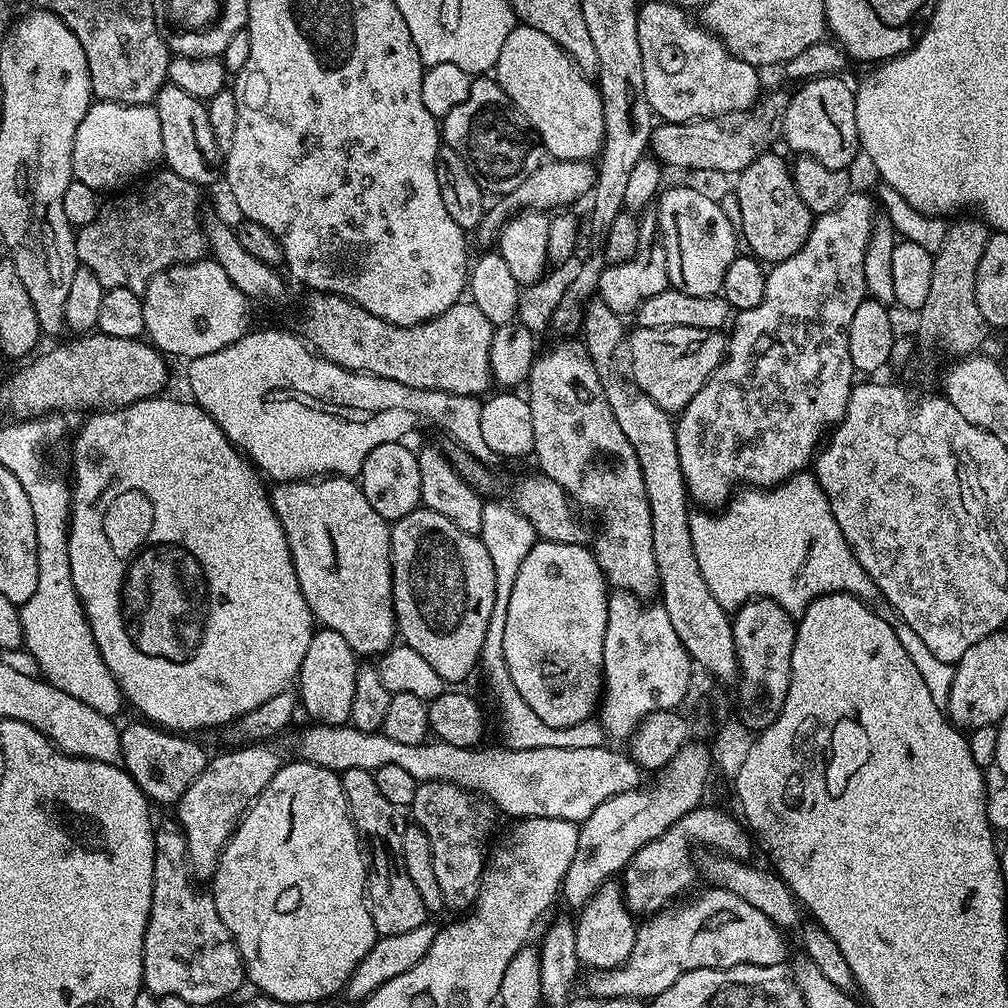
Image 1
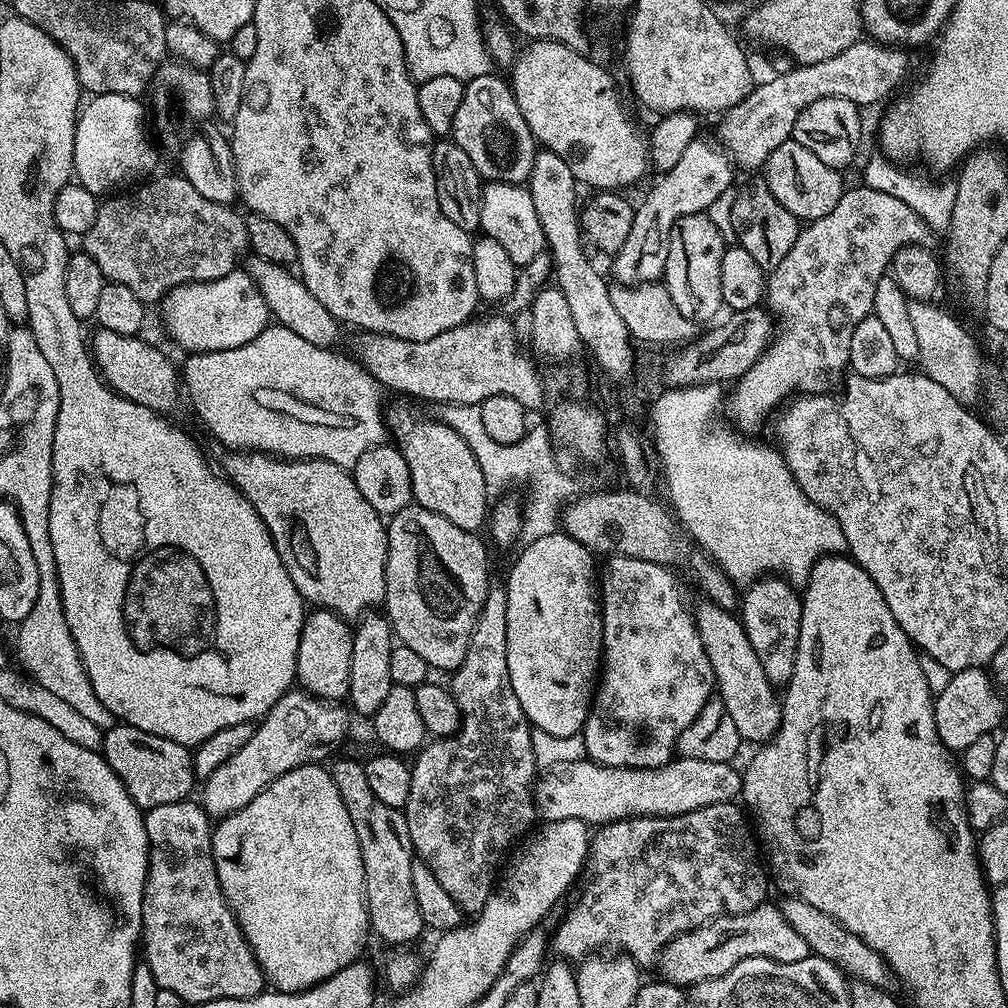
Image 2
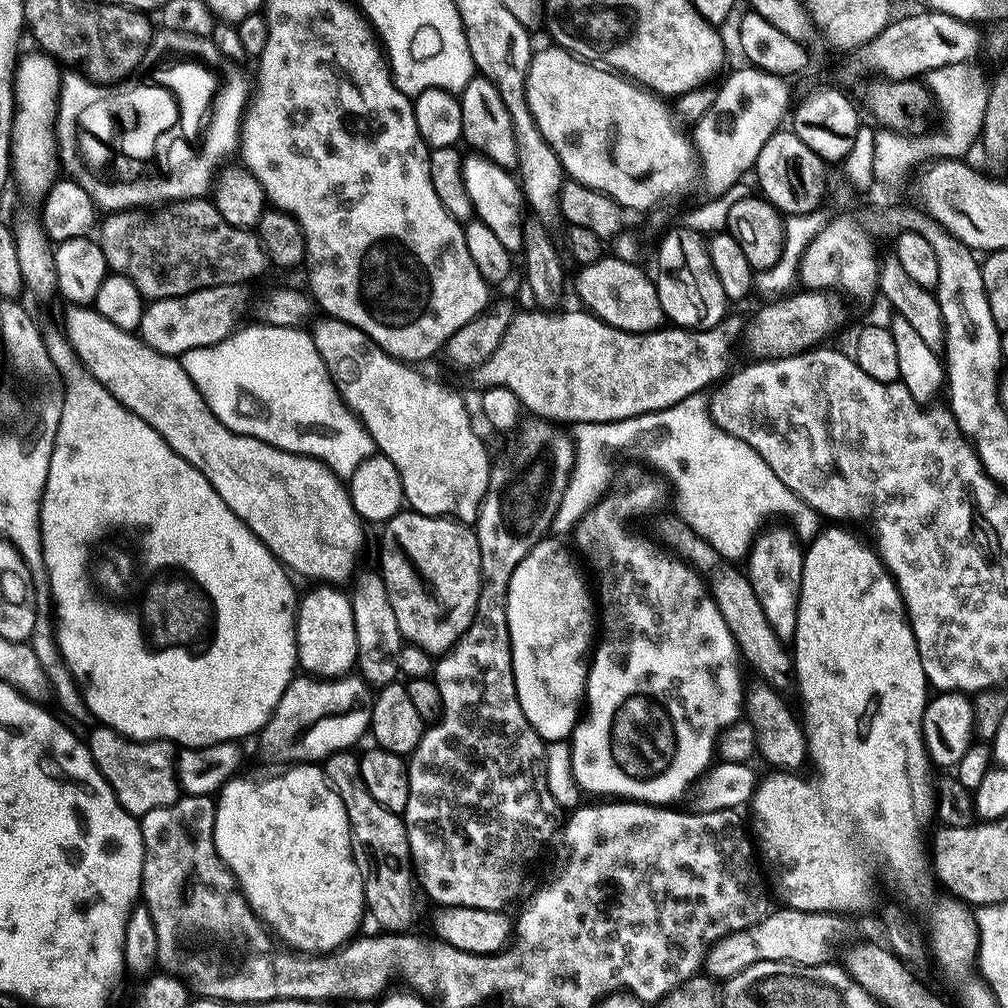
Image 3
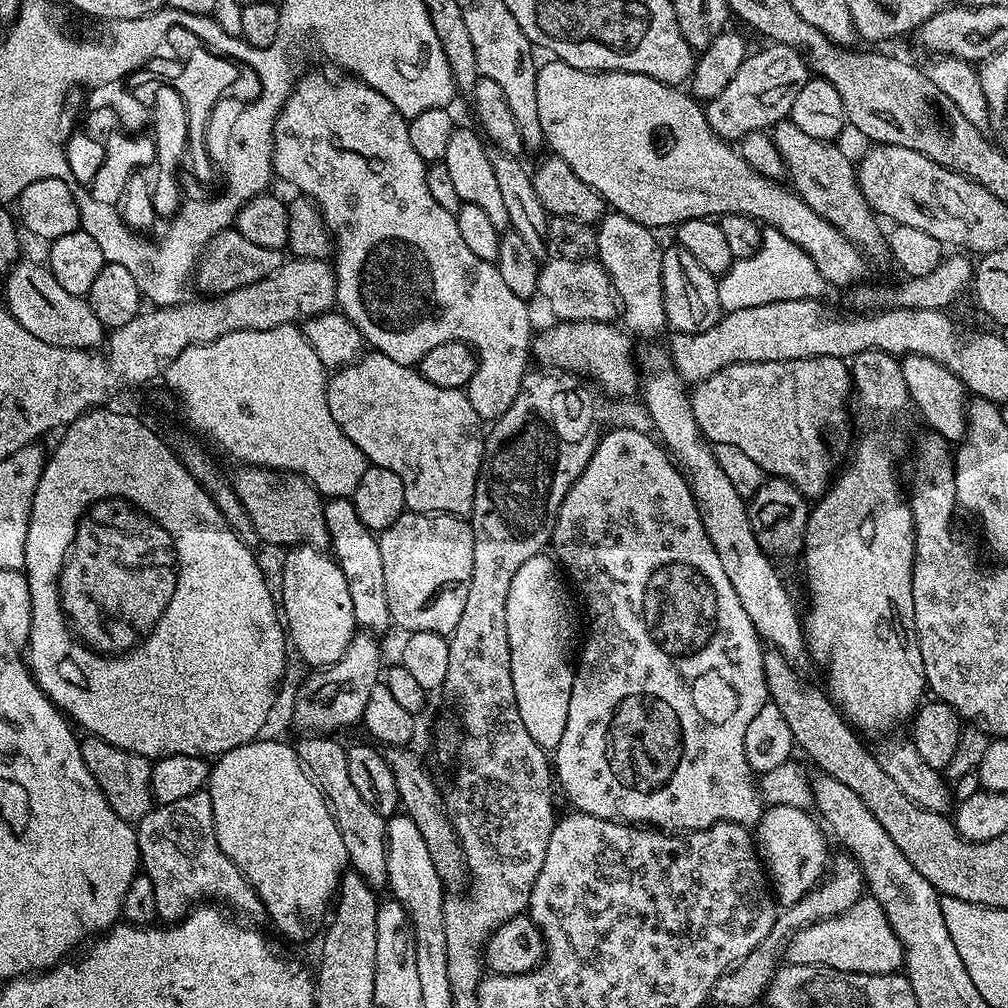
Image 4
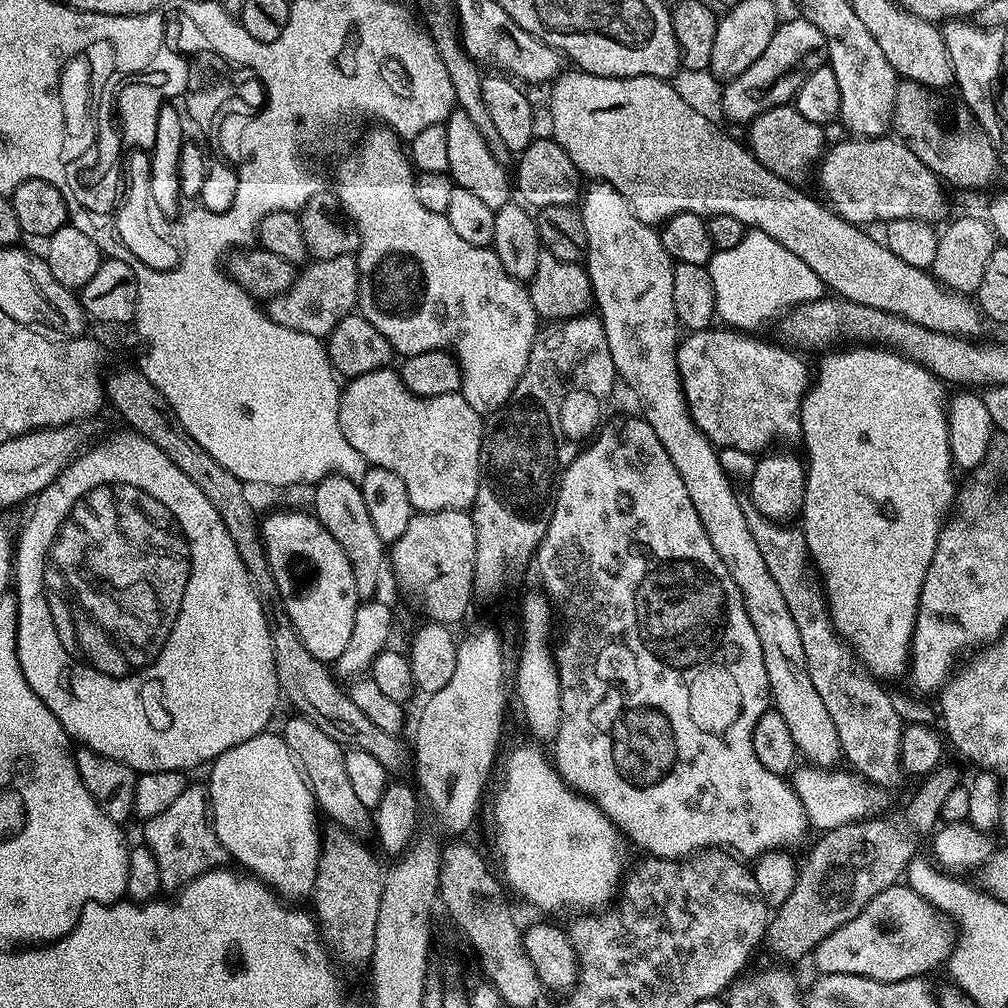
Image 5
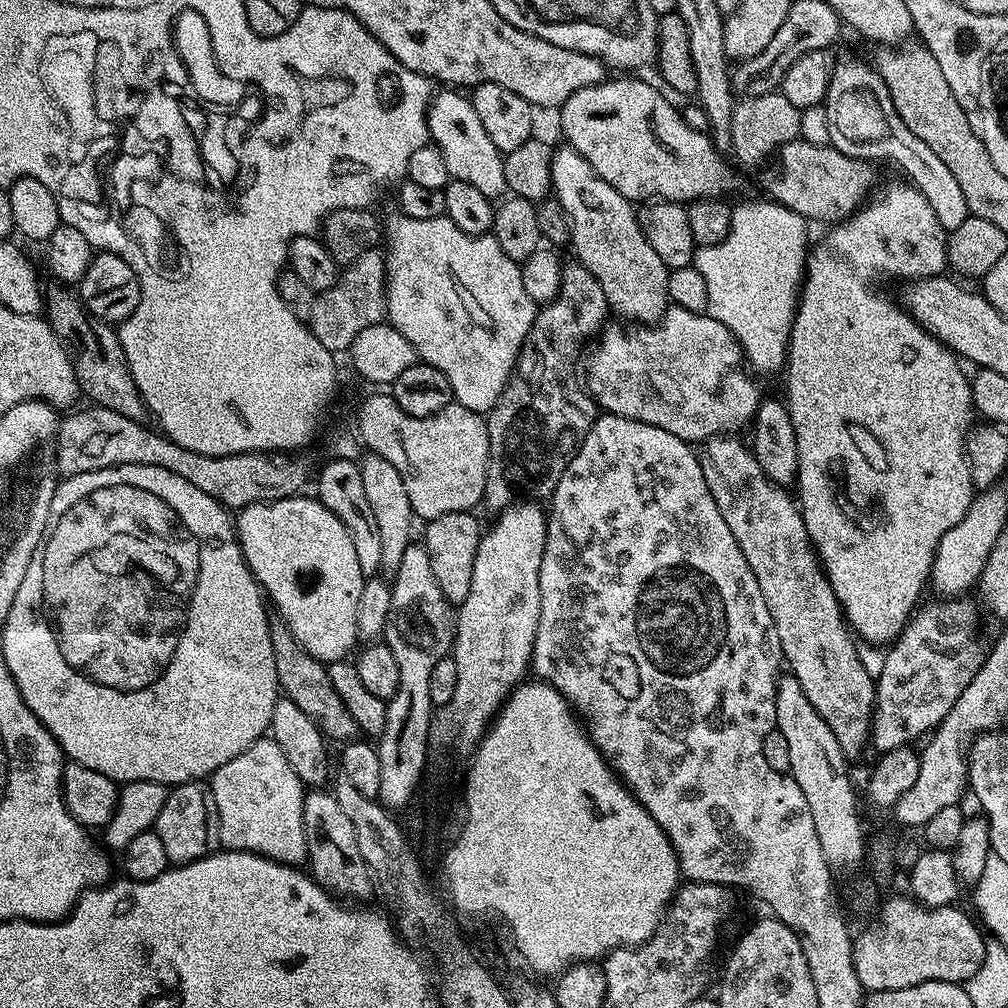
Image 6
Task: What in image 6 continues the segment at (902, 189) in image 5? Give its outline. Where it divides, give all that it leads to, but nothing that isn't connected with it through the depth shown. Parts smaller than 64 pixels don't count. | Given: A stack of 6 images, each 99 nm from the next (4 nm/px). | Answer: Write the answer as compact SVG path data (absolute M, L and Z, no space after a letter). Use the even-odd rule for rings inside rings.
M797 138L783 144L763 169L764 188L768 191L769 201L794 210L809 222L844 222L855 216L873 195L877 185L876 172L872 168L875 167L869 161L850 158L829 143L811 144Z

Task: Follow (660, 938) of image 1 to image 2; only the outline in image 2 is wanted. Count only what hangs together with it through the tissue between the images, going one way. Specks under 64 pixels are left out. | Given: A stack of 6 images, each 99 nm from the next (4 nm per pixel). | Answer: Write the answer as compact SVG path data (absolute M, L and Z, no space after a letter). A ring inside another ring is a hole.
M765 902L749 912L718 916L701 928L680 933L664 947L658 957L658 965L664 975L661 977L667 983L691 986L734 970L734 966L746 958L761 956L778 962L802 962L802 958L808 955L810 951L806 940L786 922L775 903Z

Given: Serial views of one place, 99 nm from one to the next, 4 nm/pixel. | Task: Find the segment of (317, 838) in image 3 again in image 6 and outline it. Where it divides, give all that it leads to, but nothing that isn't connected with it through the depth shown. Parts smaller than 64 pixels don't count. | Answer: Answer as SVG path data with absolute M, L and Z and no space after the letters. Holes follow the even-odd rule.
M271 738L255 740L238 758L230 758L210 777L214 806L220 823L220 842L233 852L257 852L280 864L305 863L306 834L302 830L305 784L286 762Z

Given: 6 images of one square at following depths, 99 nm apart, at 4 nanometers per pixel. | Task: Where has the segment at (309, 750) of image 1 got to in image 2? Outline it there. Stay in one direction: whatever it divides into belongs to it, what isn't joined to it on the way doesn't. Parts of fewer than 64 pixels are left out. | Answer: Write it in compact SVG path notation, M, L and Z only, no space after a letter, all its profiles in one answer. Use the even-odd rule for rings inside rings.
M689 756L674 758L667 764L663 764L660 768L623 768L622 766L606 766L605 764L597 764L596 761L587 758L583 760L575 760L572 764L567 765L567 767L561 771L564 772L561 776L548 776L545 780L544 777L537 779L534 785L536 810L545 821L574 818L575 820L581 820L583 824L589 826L603 826L605 824L611 824L613 820L622 820L633 816L677 816L678 814L686 814L690 810L698 810L702 806L714 806L715 804L726 804L735 801L742 792L742 776L737 769L735 772L732 767L733 765L731 763L723 764L722 762L706 762L702 758L690 758Z

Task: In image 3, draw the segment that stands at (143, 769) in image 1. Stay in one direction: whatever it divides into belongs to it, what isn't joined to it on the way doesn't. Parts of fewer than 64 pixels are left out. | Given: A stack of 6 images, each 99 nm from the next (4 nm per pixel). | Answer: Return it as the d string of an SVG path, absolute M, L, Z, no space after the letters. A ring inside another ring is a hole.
M96 726L86 743L102 778L110 782L110 790L122 802L131 816L142 817L150 810L170 806L179 800L182 793L176 780L177 749L167 740L131 740L113 728Z

